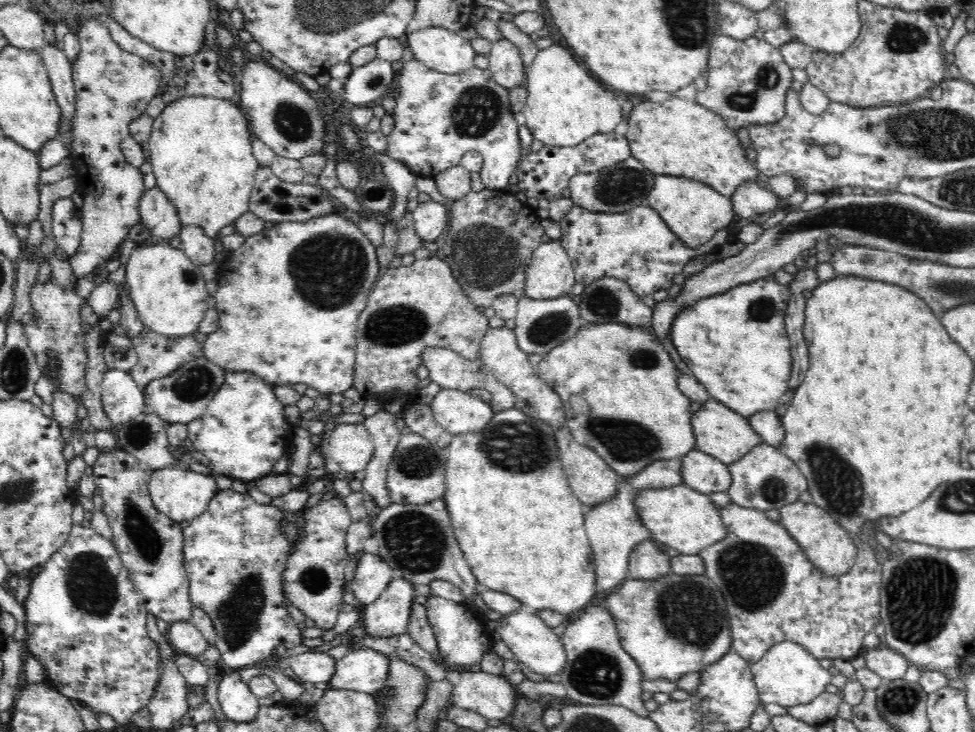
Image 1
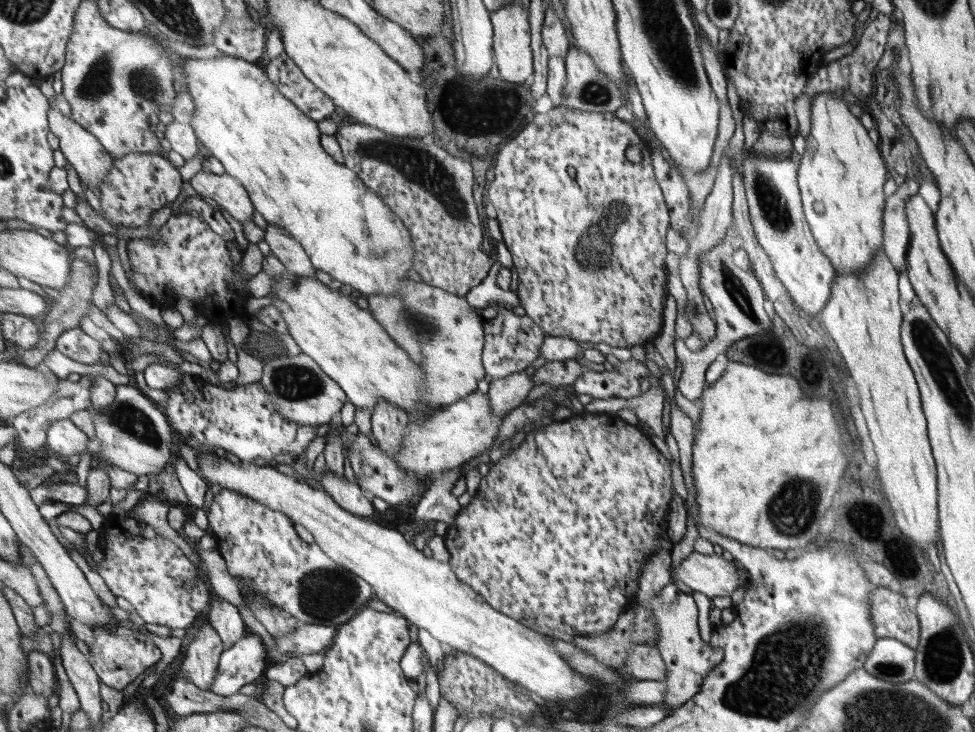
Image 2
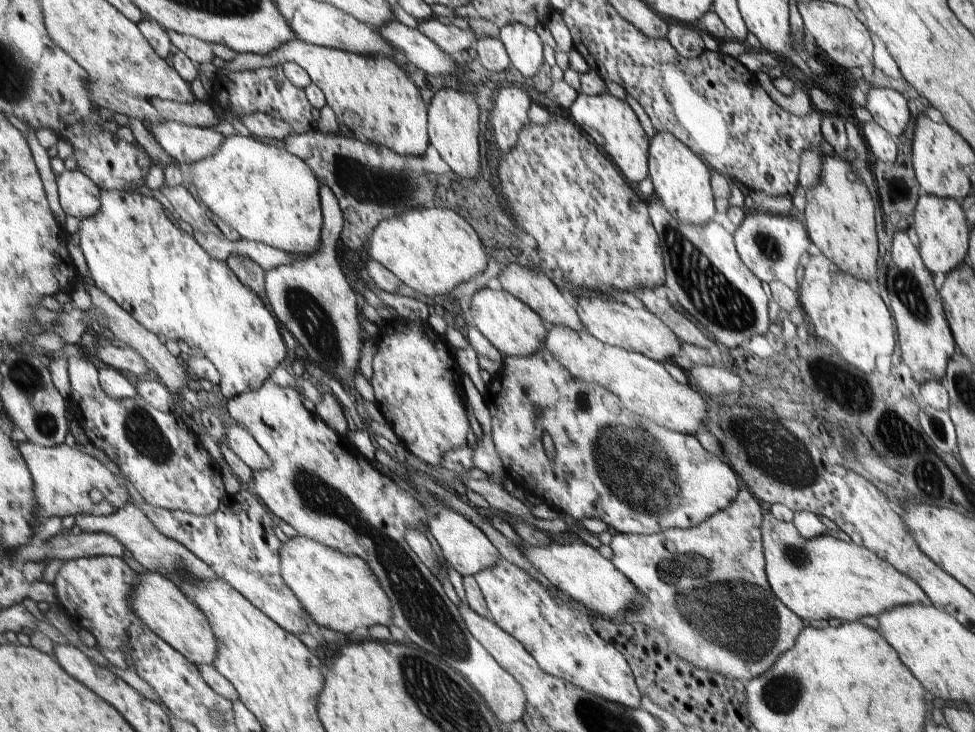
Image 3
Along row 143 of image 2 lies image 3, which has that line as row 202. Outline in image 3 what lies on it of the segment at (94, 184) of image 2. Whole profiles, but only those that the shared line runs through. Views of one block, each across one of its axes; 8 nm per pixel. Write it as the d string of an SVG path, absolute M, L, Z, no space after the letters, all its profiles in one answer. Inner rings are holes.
M63 170L61 174L55 176L55 182L57 182L59 204L65 214L71 214L81 220L87 216L95 216L99 212L101 190L81 170L73 170L73 172Z

